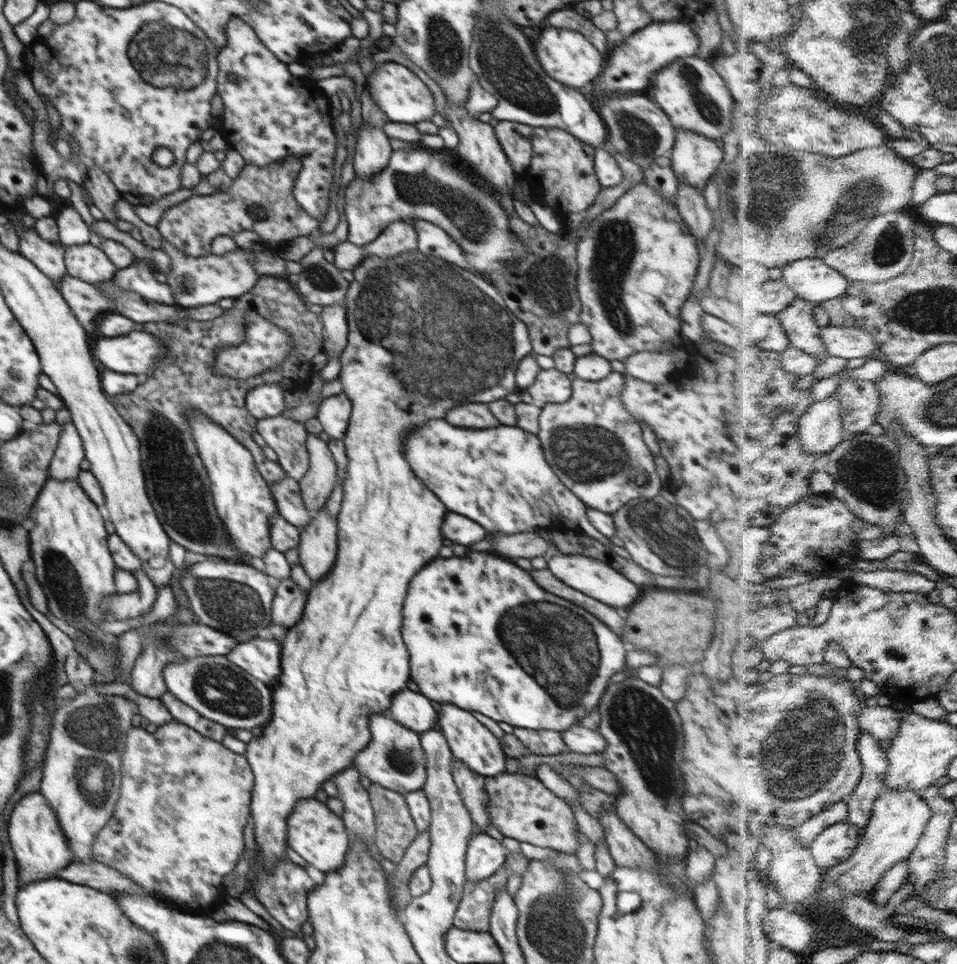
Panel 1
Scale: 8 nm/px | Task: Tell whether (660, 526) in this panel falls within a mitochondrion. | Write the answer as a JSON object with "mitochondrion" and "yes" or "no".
{"mitochondrion":"yes"}

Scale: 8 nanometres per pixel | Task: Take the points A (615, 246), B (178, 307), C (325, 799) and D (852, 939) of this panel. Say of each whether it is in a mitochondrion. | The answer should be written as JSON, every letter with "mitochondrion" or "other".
{"A":"mitochondrion","B":"other","C":"other","D":"other"}

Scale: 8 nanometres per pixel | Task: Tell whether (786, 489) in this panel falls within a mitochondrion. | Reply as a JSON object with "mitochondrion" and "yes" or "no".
{"mitochondrion":"no"}

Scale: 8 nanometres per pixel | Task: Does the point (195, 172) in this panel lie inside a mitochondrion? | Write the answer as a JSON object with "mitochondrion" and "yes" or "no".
{"mitochondrion":"no"}

